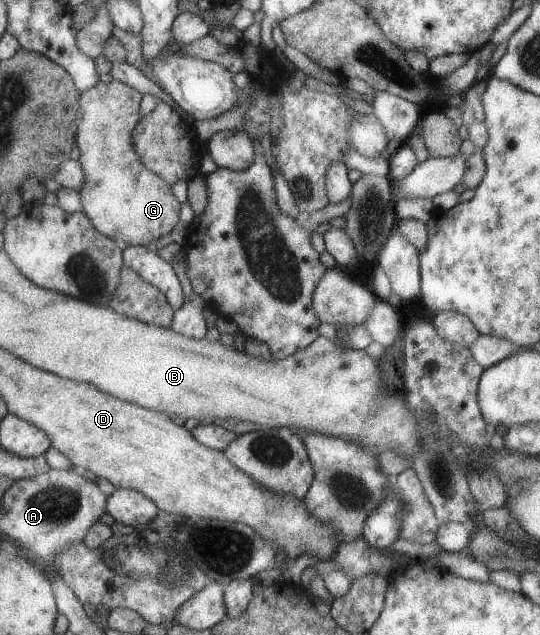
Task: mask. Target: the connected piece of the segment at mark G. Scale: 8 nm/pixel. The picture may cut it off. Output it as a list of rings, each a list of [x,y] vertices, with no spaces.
[[[112,80],[108,85],[98,82],[94,87],[80,94],[80,119],[77,127],[77,146],[80,151],[79,163],[84,171],[84,185],[79,191],[82,210],[96,229],[116,241],[122,247],[146,246],[166,235],[180,221],[180,201],[176,199],[171,184],[154,175],[136,155],[132,147],[132,133],[140,121],[140,101],[143,94],[124,84]]]

